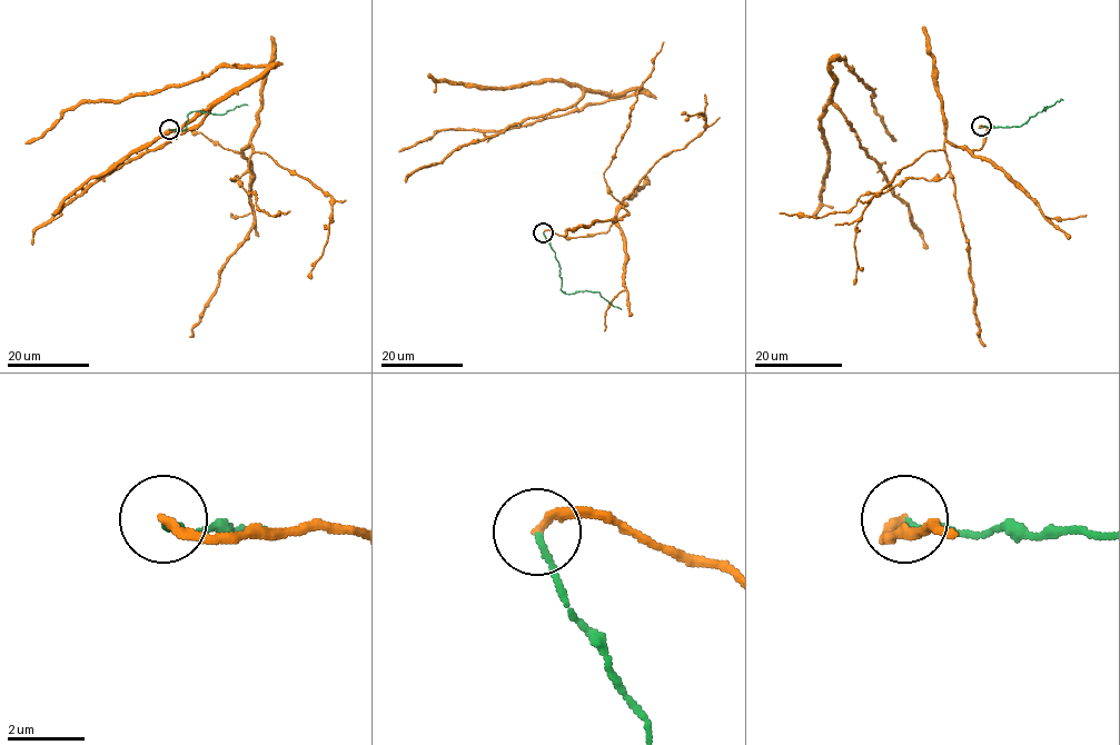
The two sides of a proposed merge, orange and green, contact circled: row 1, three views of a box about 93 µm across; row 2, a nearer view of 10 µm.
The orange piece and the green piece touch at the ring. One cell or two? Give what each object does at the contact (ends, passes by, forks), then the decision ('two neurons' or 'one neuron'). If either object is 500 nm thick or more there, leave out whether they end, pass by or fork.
orange ends; green ends; two neurons

